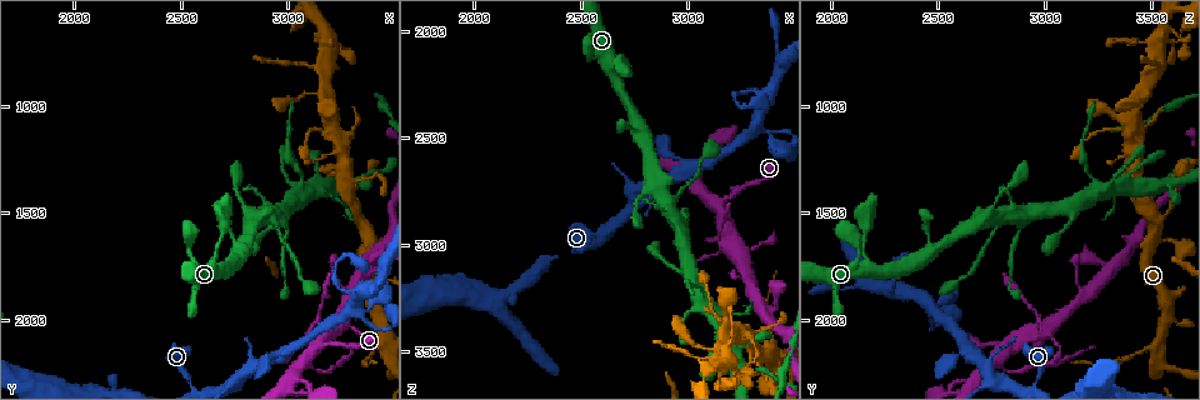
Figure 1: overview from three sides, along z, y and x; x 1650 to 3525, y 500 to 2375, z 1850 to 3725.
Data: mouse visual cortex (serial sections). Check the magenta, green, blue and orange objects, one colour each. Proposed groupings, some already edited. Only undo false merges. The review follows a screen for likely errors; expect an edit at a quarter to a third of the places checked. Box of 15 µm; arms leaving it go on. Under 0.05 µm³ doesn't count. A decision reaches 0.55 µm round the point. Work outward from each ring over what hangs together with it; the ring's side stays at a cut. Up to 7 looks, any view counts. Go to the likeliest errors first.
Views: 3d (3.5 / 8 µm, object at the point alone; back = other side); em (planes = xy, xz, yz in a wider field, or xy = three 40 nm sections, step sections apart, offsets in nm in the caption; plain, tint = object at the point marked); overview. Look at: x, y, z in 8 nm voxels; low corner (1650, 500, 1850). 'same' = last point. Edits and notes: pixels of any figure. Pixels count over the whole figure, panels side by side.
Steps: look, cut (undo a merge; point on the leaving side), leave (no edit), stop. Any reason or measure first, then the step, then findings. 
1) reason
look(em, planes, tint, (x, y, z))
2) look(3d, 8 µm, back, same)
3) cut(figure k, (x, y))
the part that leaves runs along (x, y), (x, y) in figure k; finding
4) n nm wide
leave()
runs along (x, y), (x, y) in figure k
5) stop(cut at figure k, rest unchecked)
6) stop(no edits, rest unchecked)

look(3d, 3.5 µm, (3170, 2240, 2830))

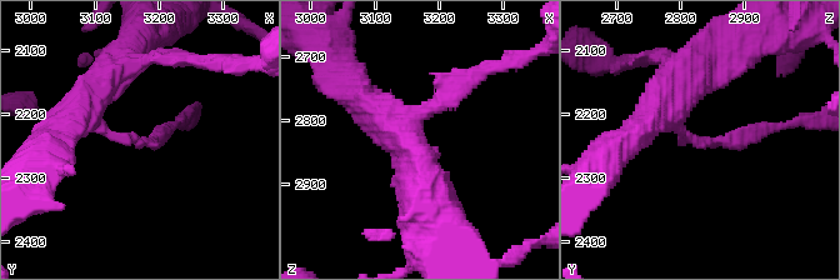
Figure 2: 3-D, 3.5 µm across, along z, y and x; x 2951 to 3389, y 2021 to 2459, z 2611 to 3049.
look(em, xy, step 5, tint, (3165, 2245, 2820))

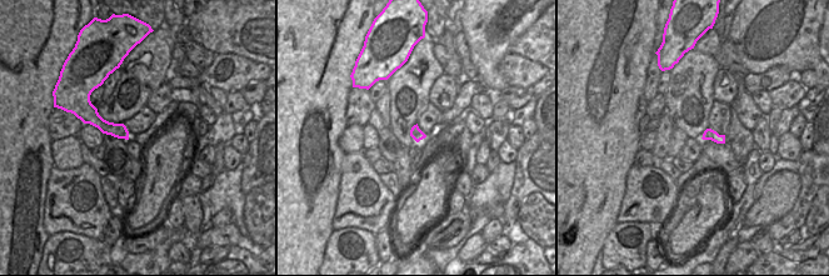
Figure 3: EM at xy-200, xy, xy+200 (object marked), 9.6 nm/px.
120 nm wide
cut(figure 2, (731, 144))
the part that leaves runs along (695, 141), (726, 141), (794, 123) in figure 2; two cells meet here

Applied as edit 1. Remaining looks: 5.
sudden change in width
look(em, xy, step 5, tint, (3140, 1980, 2960))

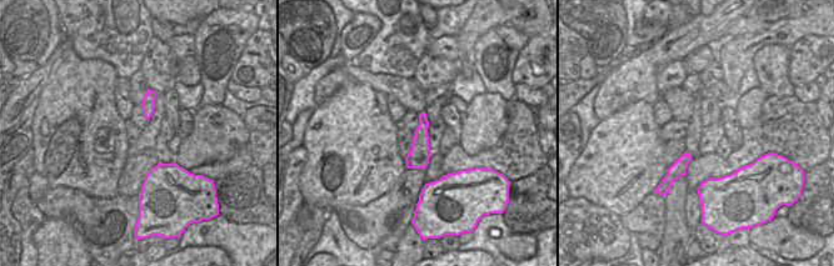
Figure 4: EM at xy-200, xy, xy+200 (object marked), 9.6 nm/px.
see where the arms go
look(3d, 3.5 µm, same)

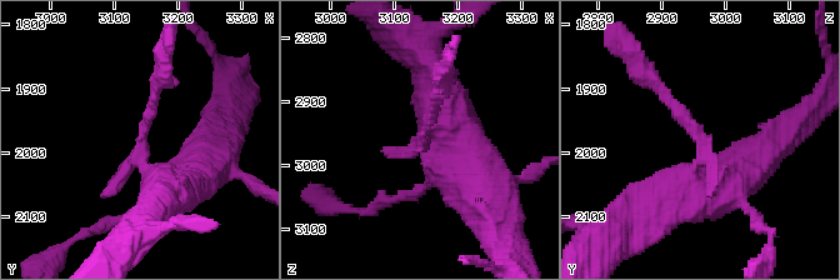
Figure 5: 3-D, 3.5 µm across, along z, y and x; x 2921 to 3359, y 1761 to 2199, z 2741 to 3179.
leave()
runs along (669, 193), (704, 143), (650, 78) in figure 5; continuous, no second cell

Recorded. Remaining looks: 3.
a fork
look(3d, 3.5 µm, (3460, 1910, 2550))

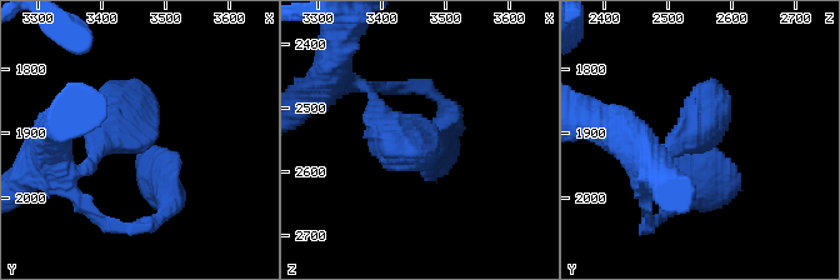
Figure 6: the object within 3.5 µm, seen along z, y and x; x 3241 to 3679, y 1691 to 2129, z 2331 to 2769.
need the tissue
look(em, xy, step 1, tint, (3445, 1915, 2545))

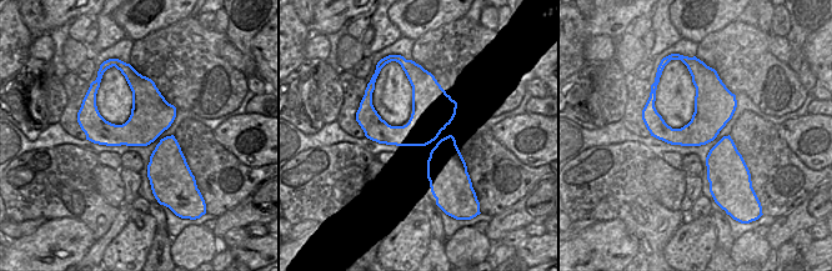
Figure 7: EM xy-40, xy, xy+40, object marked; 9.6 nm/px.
look(em, xy, step 5, tint, same)

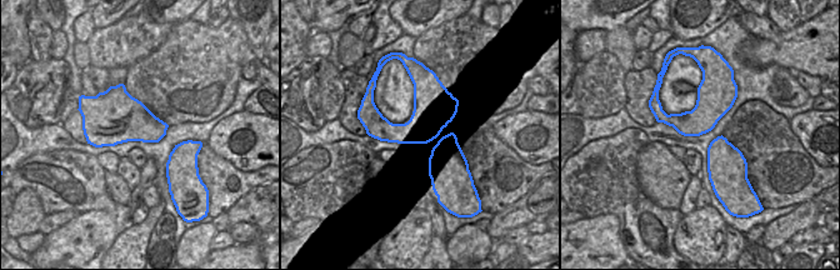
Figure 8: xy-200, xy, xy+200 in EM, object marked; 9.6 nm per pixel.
leave()
all the same cell

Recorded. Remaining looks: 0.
stop(cut at figure 2, rest unchecked)

